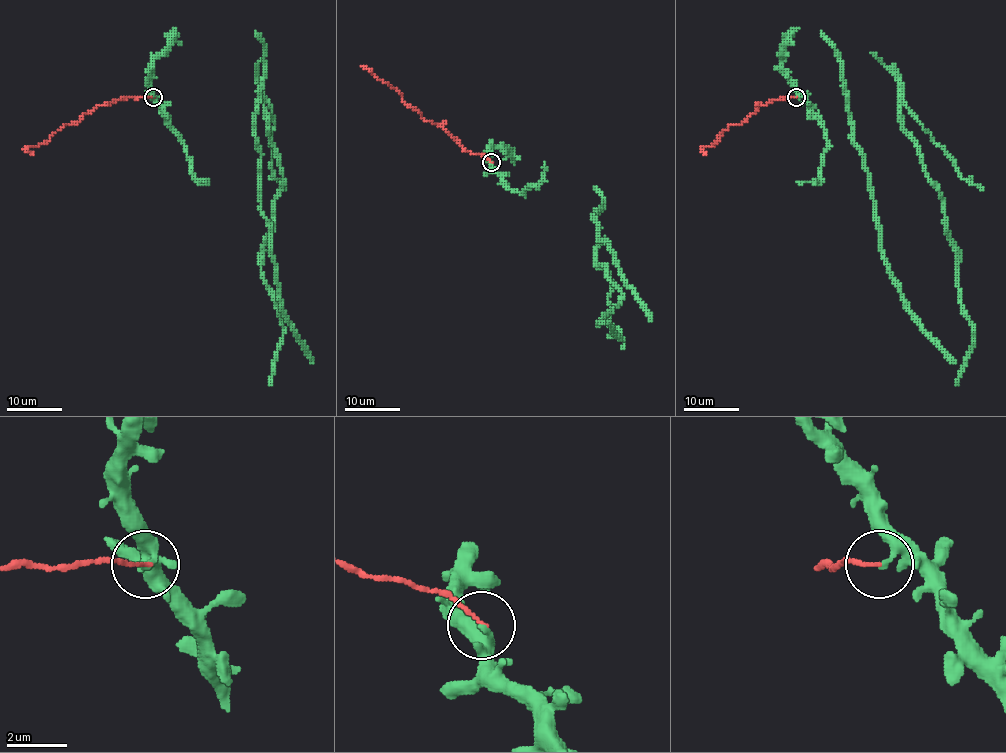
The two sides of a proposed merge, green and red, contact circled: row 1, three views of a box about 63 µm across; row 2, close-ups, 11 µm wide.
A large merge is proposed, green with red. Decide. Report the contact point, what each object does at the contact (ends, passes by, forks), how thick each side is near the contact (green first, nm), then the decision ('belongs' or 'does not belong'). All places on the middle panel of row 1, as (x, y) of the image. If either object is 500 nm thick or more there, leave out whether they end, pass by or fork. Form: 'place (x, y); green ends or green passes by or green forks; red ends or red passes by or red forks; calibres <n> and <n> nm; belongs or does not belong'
place (491, 162); green ends; red ends; calibres 240 and 120 nm; does not belong

